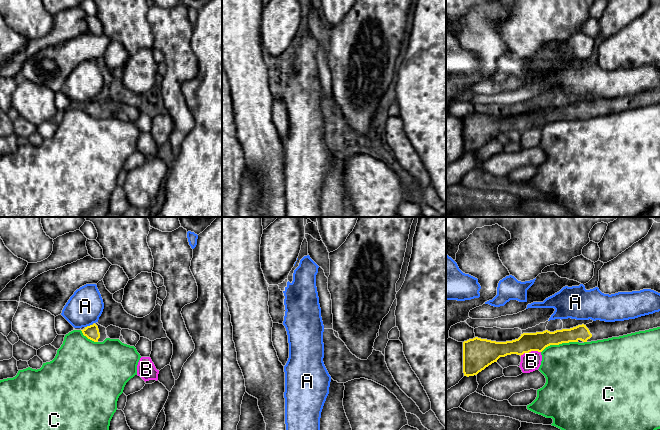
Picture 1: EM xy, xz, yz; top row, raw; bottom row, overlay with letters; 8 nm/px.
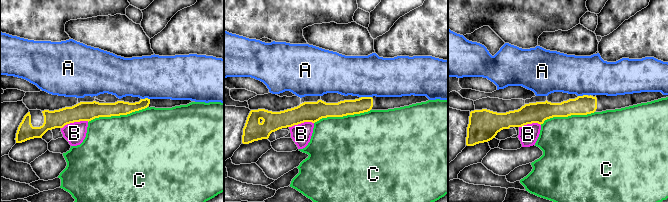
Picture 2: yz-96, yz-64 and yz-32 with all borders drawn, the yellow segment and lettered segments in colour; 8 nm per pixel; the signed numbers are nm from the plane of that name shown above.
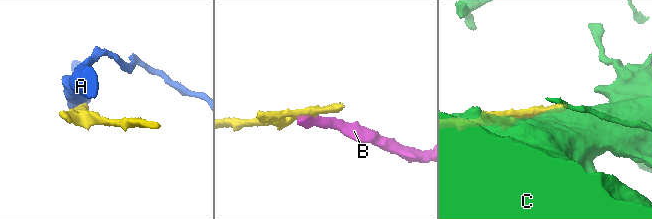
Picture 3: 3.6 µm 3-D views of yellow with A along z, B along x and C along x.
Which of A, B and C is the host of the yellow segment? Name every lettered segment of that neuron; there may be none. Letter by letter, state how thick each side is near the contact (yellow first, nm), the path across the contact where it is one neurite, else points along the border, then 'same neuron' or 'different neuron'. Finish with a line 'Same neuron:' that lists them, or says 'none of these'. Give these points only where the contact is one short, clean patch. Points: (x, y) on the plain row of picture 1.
A: 110 nm thick on the yellow side, 280 nm on the other; border along xy (91, 100), (85, 103); different neuron
B: 160 nm thick on the yellow side, 150 nm on the other; border along yz (540, 127), (529, 127), (520, 131); different neuron
C: 150 nm thick on the yellow side, 460 nm on the other; different neuron
Same neuron: none of these

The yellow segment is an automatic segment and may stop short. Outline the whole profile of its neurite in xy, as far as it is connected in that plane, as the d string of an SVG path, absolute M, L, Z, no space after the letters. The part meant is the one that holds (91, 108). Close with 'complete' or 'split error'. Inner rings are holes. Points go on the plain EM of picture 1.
M97 98L81 106L83 111L94 118L103 118L107 114L106 104Z; split error

